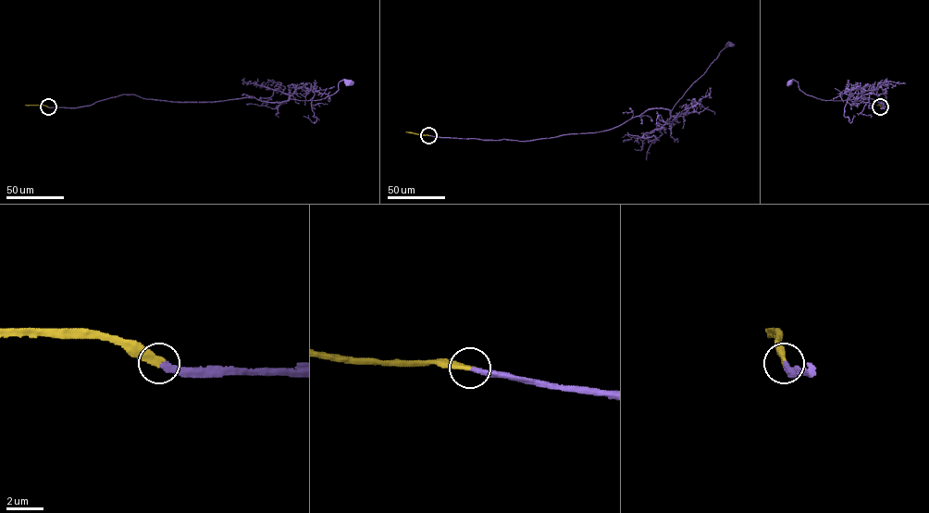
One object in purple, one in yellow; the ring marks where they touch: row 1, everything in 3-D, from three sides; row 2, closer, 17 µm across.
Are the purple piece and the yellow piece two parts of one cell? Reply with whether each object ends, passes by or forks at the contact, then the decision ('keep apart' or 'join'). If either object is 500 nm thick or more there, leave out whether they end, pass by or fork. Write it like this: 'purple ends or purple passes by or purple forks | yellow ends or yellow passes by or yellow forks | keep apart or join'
purple ends | yellow ends | join

